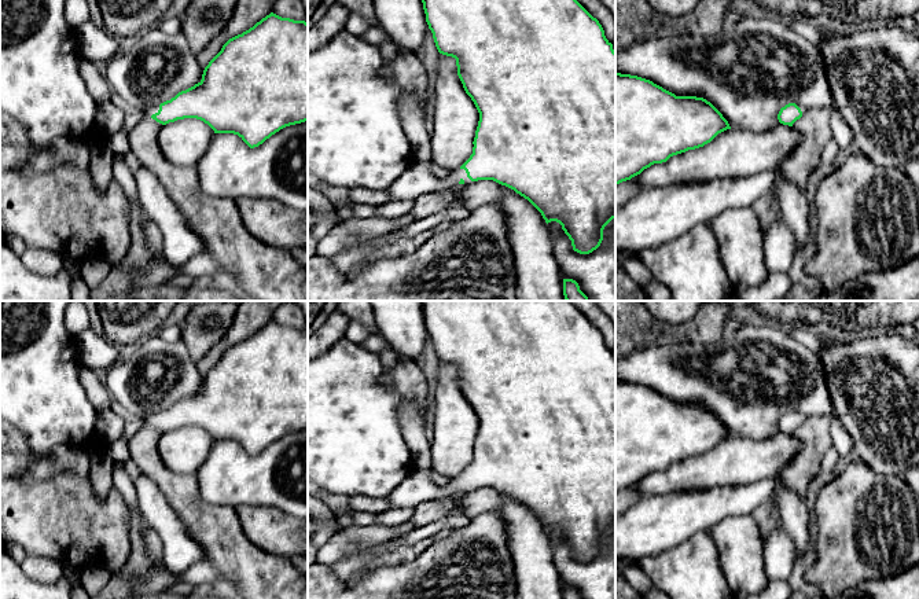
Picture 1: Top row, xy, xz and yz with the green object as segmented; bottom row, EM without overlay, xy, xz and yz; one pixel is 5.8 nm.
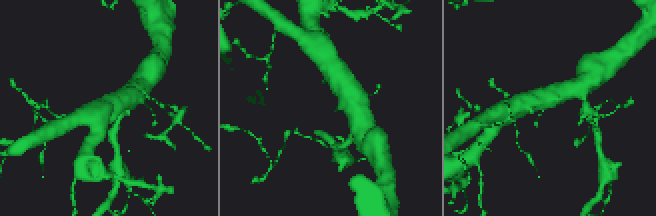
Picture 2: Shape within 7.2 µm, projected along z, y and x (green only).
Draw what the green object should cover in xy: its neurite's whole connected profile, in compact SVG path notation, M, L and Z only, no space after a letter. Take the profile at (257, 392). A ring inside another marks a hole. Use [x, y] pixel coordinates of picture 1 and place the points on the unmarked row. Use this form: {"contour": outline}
{"contour": "M273 320L229 346L205 375L202 387L143 420L166 433L196 426L214 441L238 442L250 456L280 437L308 429L308 331Z"}

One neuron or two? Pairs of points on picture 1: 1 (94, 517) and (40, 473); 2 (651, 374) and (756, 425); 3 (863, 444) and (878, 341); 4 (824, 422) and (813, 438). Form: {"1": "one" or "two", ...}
{"1": "two", "2": "one", "3": "one", "4": "one"}

